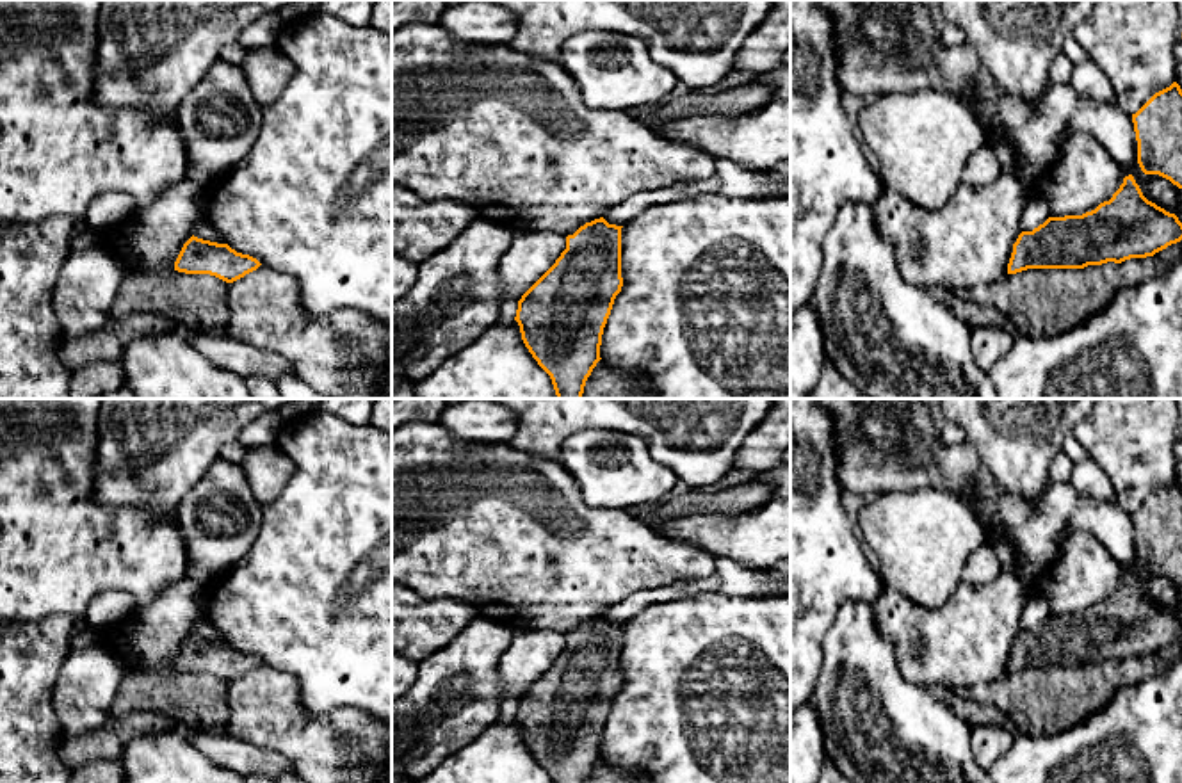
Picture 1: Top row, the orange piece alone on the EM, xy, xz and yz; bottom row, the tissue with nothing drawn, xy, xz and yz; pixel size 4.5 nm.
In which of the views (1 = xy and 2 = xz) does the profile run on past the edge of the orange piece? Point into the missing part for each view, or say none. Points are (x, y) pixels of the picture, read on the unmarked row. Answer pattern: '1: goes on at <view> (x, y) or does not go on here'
1: does not go on here
2: does not go on here

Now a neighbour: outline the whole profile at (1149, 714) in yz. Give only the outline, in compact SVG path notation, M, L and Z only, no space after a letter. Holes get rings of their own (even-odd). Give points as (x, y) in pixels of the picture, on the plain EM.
M1182 658L1166 673L1125 685L1105 706L1077 724L1041 737L1016 731L1011 747L988 769L993 783L1182 783Z

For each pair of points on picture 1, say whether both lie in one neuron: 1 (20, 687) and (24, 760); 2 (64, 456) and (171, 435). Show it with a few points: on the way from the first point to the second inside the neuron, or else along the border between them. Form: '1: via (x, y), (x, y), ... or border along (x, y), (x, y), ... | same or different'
1: via (20, 705), (20, 742) | same
2: border along (98, 417), (95, 484), (91, 490) | different

